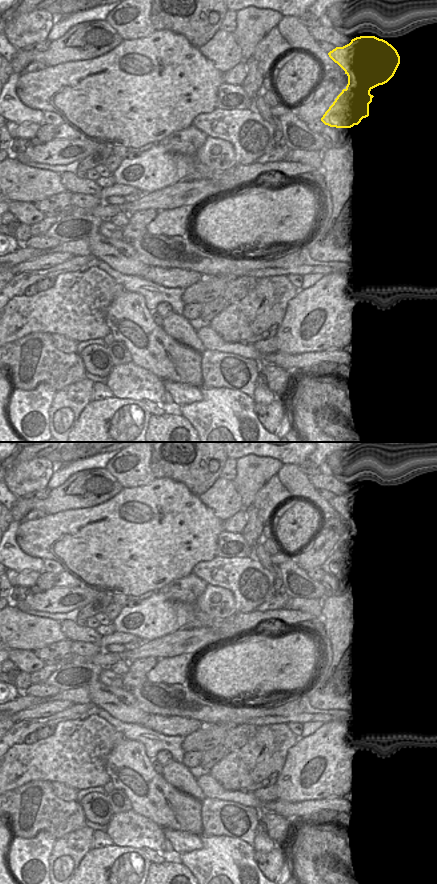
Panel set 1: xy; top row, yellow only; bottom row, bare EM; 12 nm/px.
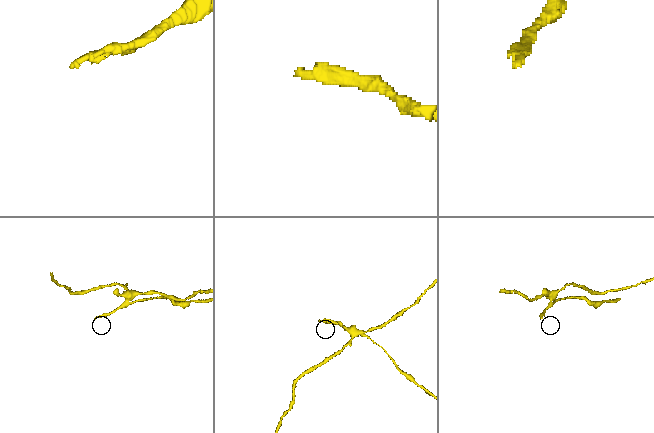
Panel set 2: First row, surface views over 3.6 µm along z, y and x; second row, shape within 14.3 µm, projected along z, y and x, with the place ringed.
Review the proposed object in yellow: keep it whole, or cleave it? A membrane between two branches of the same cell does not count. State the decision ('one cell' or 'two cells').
two cells

